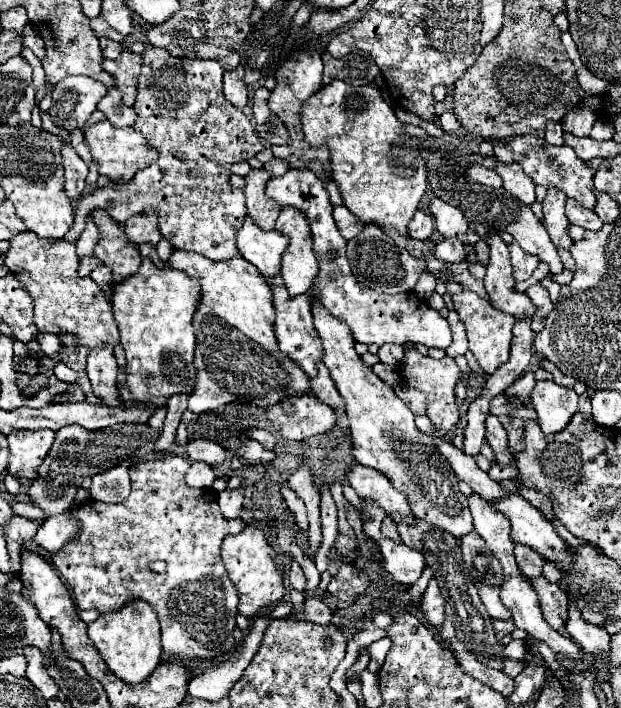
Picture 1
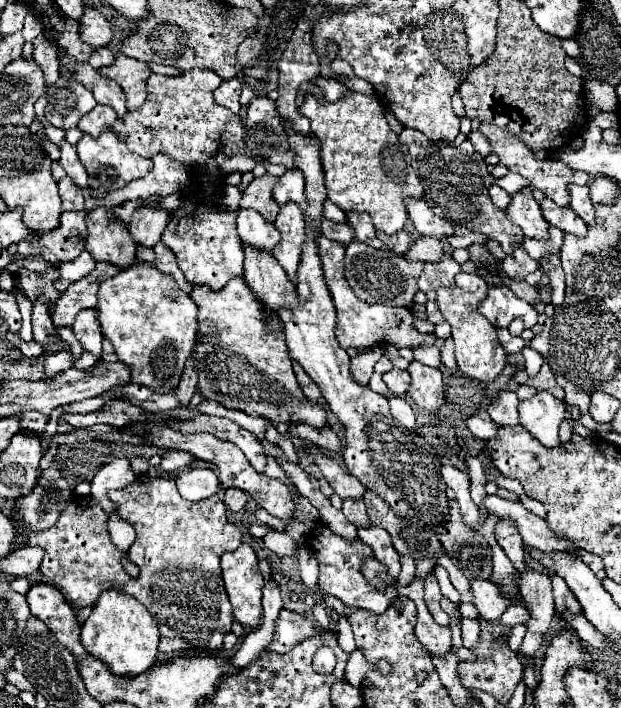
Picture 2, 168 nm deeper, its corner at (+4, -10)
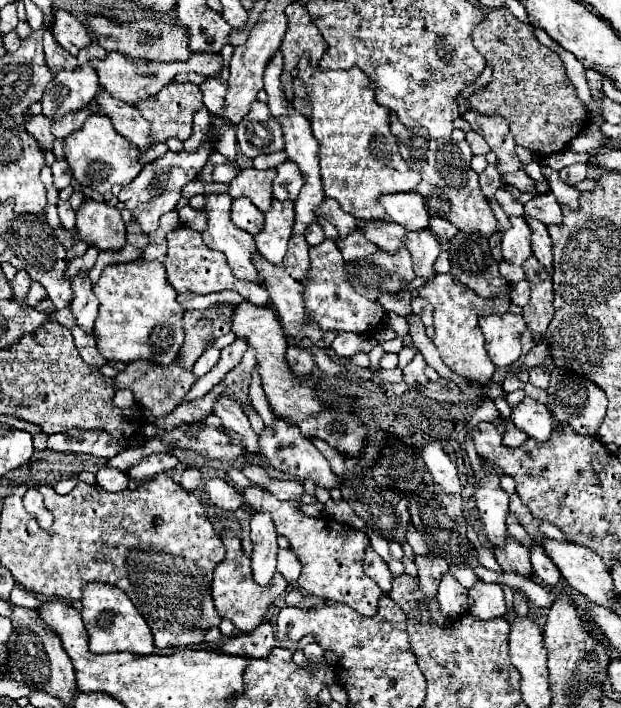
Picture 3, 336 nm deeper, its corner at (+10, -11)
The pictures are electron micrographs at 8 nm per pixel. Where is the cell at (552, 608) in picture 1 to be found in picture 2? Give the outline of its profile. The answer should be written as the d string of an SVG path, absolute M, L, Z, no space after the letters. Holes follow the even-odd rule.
M526 568L524 572L518 572L518 590L522 600L526 602L526 608L530 610L530 622L526 624L528 632L544 636L550 628L550 622L554 618L554 598L552 598L552 586L550 576L536 572L532 568Z

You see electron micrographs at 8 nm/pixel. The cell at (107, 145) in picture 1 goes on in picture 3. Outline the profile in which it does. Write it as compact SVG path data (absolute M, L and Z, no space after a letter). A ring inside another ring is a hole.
M100 113L90 115L90 119L86 119L82 129L66 137L64 157L74 171L74 179L82 187L92 187L98 193L108 193L112 185L122 185L122 187L128 185L138 175L138 171L142 171L142 165L138 163L138 155L140 149L134 147L130 141L122 139L122 135L114 131L112 123Z

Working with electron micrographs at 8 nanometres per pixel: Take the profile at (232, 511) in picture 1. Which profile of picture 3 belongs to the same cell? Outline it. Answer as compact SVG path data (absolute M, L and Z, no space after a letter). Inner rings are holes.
M210 479L204 489L206 489L208 499L210 499L214 505L222 507L222 509L236 511L236 509L244 503L242 493L240 493L236 487L232 487L230 483L226 483L224 479Z

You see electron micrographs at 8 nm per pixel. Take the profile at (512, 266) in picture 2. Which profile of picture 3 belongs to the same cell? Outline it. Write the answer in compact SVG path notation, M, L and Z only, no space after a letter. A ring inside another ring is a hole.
M510 217L512 227L502 235L502 257L506 263L522 267L522 263L532 255L530 249L530 227L522 217Z

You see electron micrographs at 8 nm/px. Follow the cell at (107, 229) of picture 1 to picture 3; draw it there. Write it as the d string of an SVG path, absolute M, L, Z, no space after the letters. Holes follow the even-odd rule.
M86 201L76 211L76 235L100 251L120 251L126 245L126 225L116 207Z

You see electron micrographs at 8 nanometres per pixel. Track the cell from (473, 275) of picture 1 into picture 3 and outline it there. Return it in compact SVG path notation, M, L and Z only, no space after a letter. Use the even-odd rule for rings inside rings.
M420 231L420 233L408 233L408 243L406 243L410 255L412 255L412 267L416 277L428 279L436 275L434 263L438 255L442 253L440 243L430 231Z

